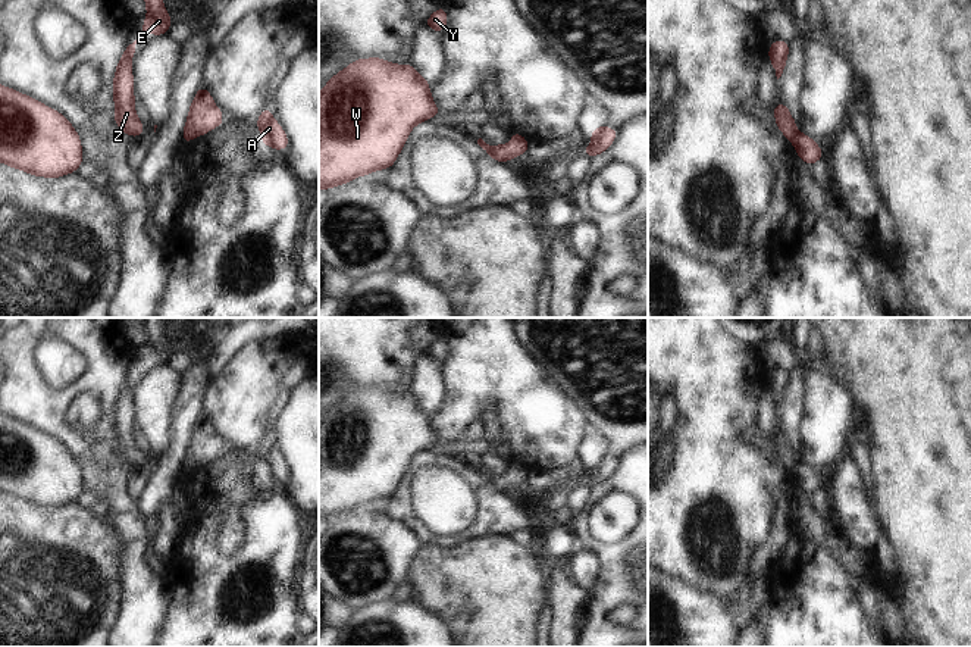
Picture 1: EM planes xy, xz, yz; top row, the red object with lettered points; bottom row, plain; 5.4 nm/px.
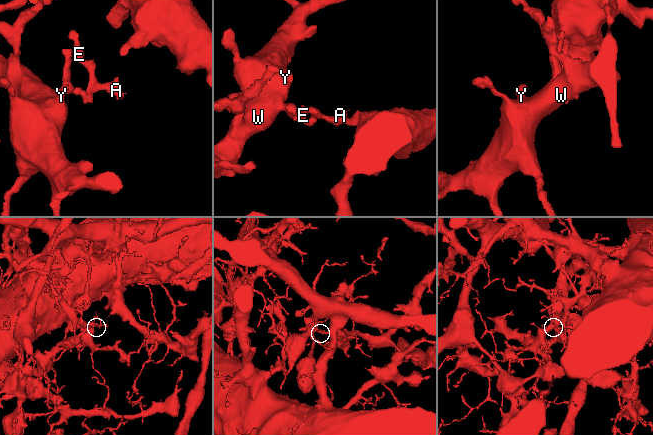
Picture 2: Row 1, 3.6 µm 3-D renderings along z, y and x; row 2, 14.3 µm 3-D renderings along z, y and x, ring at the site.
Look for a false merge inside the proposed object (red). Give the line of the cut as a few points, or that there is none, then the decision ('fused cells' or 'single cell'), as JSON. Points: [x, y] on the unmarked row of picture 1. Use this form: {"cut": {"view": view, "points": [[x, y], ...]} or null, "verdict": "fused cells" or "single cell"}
{"cut": {"view": "yz", "points": [[798, 463], [792, 471]]}, "verdict": "fused cells"}

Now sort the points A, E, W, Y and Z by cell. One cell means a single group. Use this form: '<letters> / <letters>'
A E / W Y Z

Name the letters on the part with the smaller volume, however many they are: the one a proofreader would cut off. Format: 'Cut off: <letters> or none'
Cut off: A, E

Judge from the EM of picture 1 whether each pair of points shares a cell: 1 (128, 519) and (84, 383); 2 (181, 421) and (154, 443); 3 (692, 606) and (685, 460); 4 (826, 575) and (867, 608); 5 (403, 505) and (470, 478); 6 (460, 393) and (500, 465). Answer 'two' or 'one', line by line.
1: one
2: two
3: two
4: two
5: one
6: two

